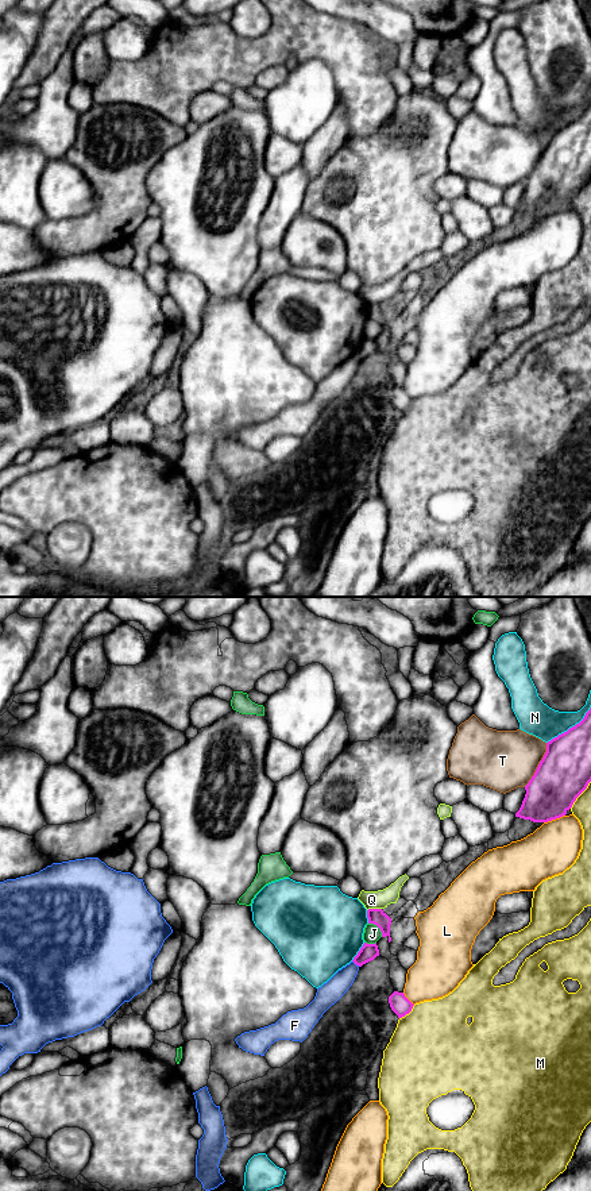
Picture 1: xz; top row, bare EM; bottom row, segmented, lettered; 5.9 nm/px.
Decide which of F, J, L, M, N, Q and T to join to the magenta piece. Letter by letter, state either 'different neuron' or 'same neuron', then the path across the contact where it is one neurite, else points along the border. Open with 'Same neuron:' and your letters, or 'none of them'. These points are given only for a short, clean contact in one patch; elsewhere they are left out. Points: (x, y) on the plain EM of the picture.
Same neuron: none of them
F: different neuron | along xz (352, 355), (359, 361)
J: different neuron | along xz (369, 318), (373, 318), (382, 331)
L: different neuron
M: different neuron
N: different neuron
Q: different neuron | along xz (381, 303), (370, 303), (367, 305)
T: different neuron

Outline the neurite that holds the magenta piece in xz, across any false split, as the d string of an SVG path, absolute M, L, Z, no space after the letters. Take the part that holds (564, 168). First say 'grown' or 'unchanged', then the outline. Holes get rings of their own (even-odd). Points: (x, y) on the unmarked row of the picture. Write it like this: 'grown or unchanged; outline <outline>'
unchanged; outline M591 103L584 113L546 138L546 147L525 181L526 189L515 212L548 217L567 209L591 177Z

